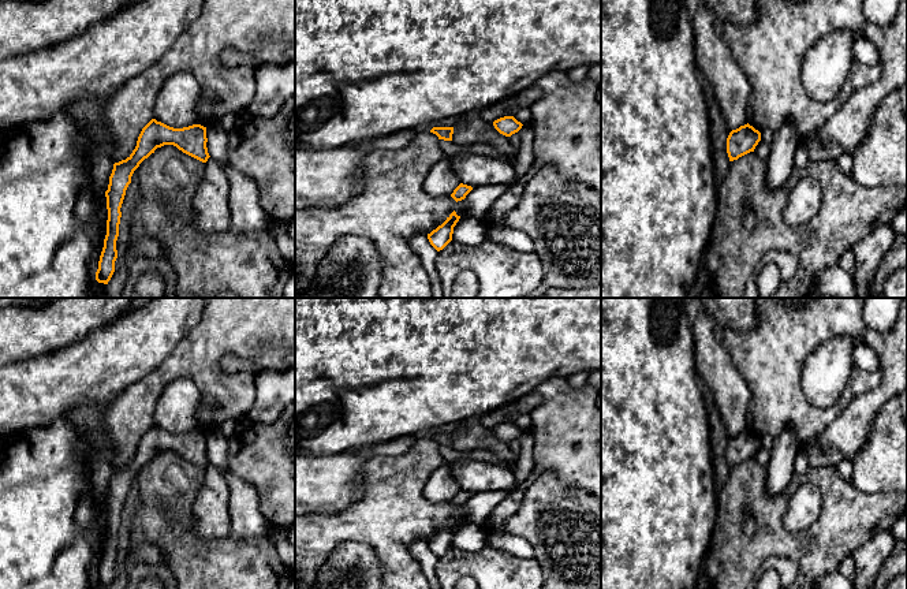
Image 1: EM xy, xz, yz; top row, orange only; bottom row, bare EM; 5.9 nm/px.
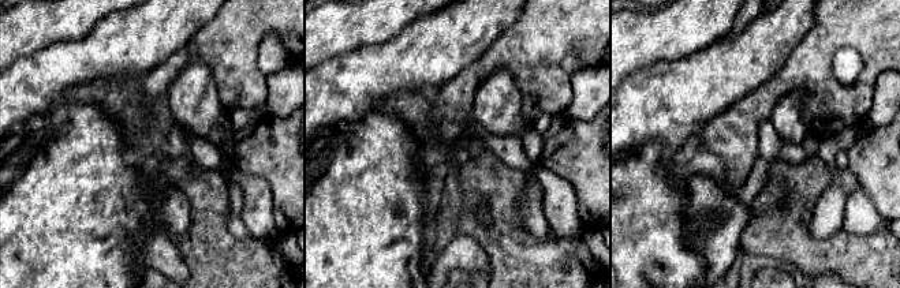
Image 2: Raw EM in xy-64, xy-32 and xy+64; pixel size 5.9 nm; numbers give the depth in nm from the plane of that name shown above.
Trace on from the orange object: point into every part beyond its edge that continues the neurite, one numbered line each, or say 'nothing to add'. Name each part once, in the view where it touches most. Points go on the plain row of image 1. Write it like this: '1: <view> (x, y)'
1: yz (766, 442)

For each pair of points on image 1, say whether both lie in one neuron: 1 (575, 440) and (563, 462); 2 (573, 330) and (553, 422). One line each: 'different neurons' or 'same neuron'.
1: same neuron
2: different neurons

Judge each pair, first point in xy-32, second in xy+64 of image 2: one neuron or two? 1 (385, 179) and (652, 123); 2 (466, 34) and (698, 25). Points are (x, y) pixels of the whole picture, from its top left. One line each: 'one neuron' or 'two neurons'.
1: two neurons
2: two neurons

